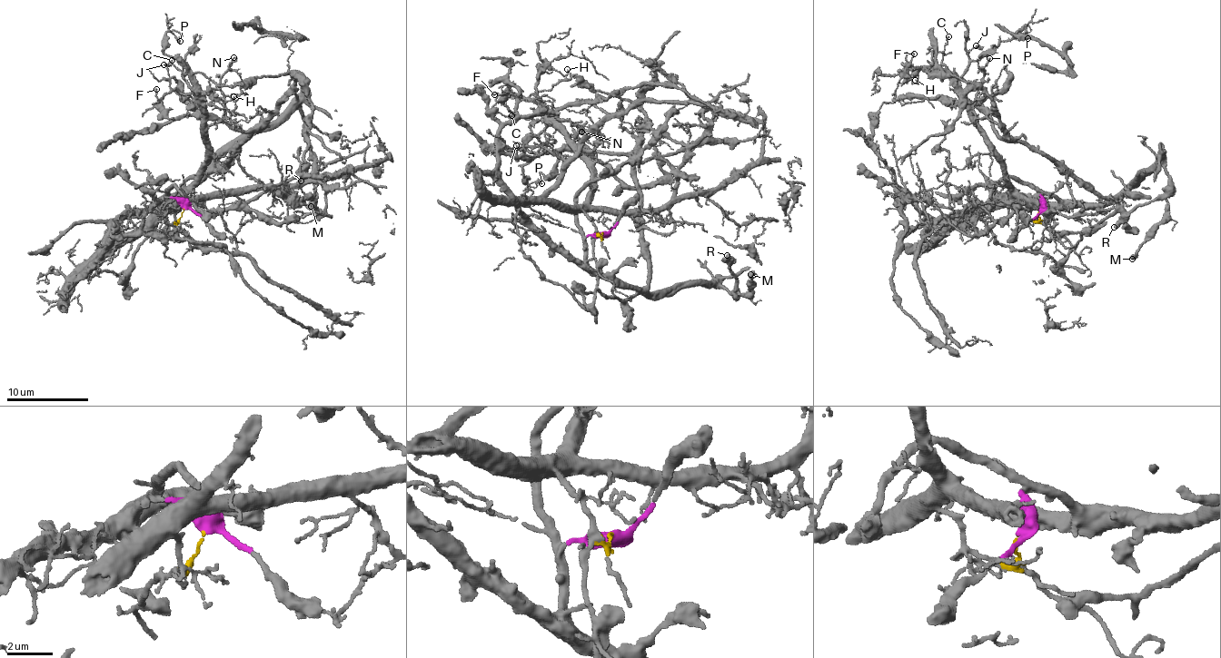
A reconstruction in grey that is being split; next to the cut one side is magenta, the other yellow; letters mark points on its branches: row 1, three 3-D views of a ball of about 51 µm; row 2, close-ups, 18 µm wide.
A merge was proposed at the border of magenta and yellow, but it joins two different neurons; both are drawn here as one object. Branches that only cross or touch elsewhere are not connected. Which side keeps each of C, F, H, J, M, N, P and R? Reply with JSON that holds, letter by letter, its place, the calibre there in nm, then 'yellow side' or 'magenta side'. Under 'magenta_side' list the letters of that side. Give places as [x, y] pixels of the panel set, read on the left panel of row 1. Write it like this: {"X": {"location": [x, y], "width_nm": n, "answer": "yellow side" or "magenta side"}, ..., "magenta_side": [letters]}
{"C": {"location": [172, 60], "width_nm": 120, "answer": "yellow side"}, "F": {"location": [156, 89], "width_nm": 140, "answer": "yellow side"}, "H": {"location": [233, 96], "width_nm": 80, "answer": "yellow side"}, "J": {"location": [163, 64], "width_nm": 160, "answer": "yellow side"}, "M": {"location": [311, 206], "width_nm": 440, "answer": "magenta side"}, "N": {"location": [233, 57], "width_nm": 140, "answer": "yellow side"}, "P": {"location": [180, 41], "width_nm": 120, "answer": "yellow side"}, "R": {"location": [301, 181], "width_nm": 460, "answer": "magenta side"}, "magenta_side": ["M", "R"]}

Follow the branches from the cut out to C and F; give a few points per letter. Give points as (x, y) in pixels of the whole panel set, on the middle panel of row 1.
C: (602, 231), (585, 211), (590, 177), (575, 144), (540, 112), (512, 116)
F: (602, 231), (601, 236), (585, 211), (590, 177), (572, 142), (540, 112), (517, 117), (493, 95)

